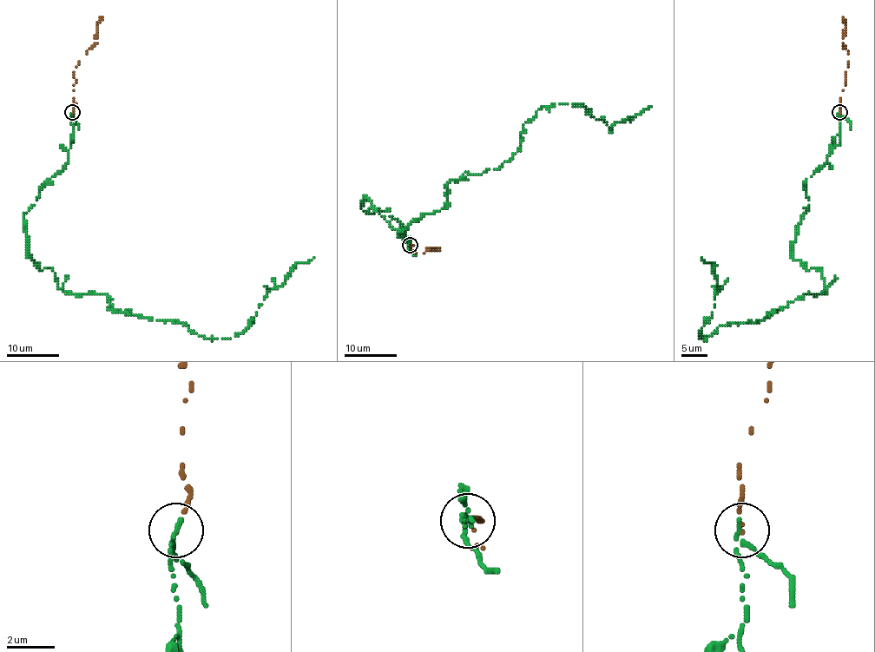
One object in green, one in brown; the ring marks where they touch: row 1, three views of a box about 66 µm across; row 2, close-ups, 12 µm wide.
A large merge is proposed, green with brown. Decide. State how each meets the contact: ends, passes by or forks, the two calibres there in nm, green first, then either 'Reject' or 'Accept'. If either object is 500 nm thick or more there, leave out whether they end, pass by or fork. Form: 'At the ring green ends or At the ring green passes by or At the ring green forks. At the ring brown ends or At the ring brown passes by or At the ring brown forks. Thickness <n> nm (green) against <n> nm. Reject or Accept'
At the ring green passes by. At the ring brown ends. Thickness 140 nm (green) against 90 nm. Accept

